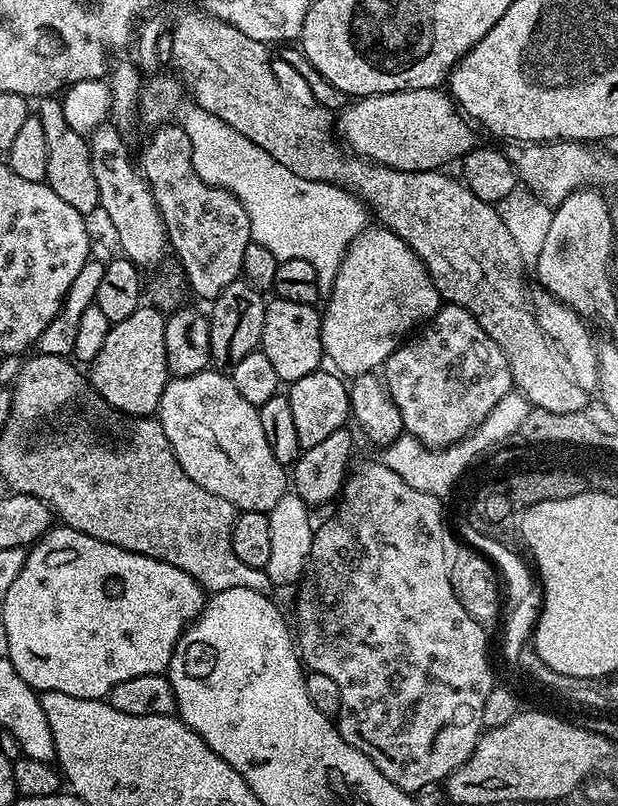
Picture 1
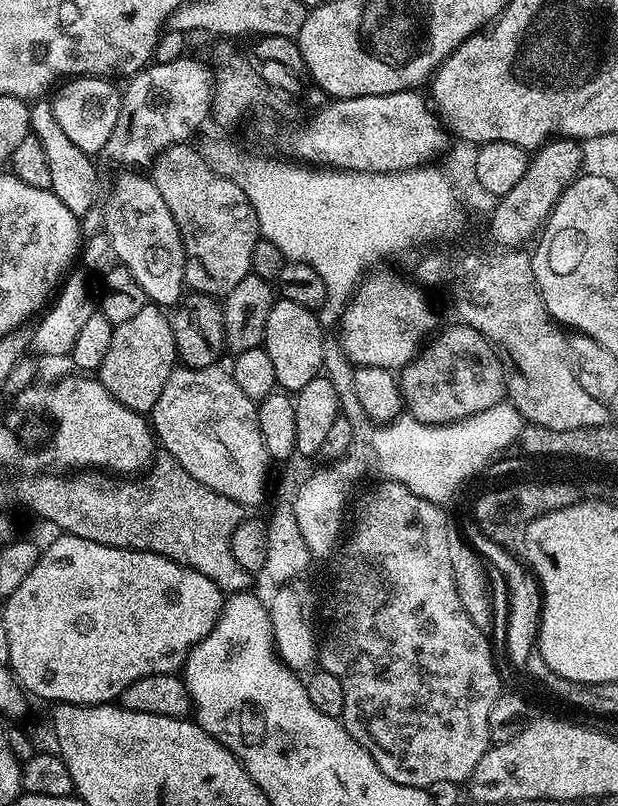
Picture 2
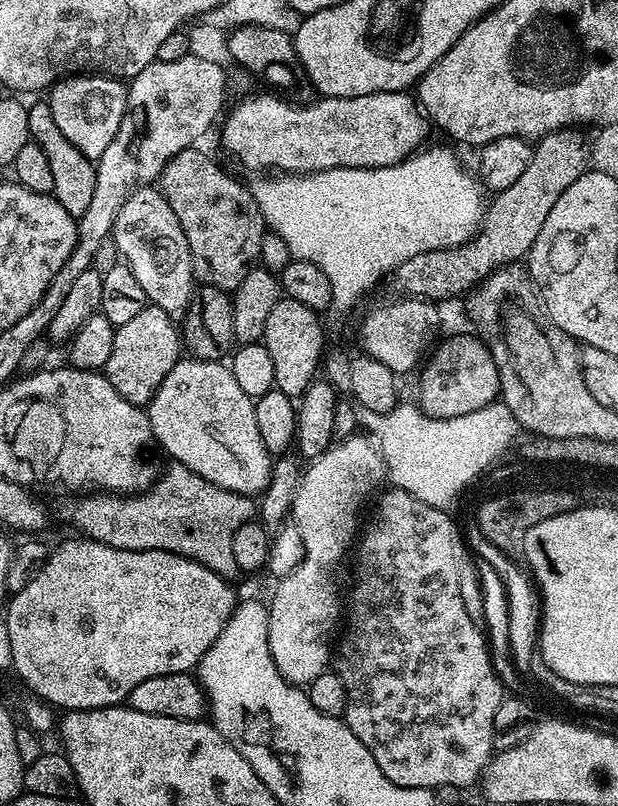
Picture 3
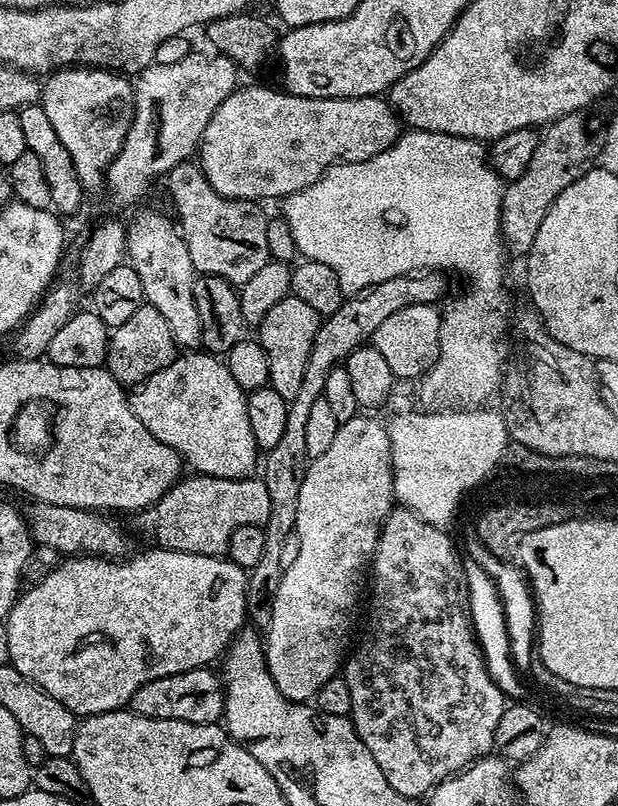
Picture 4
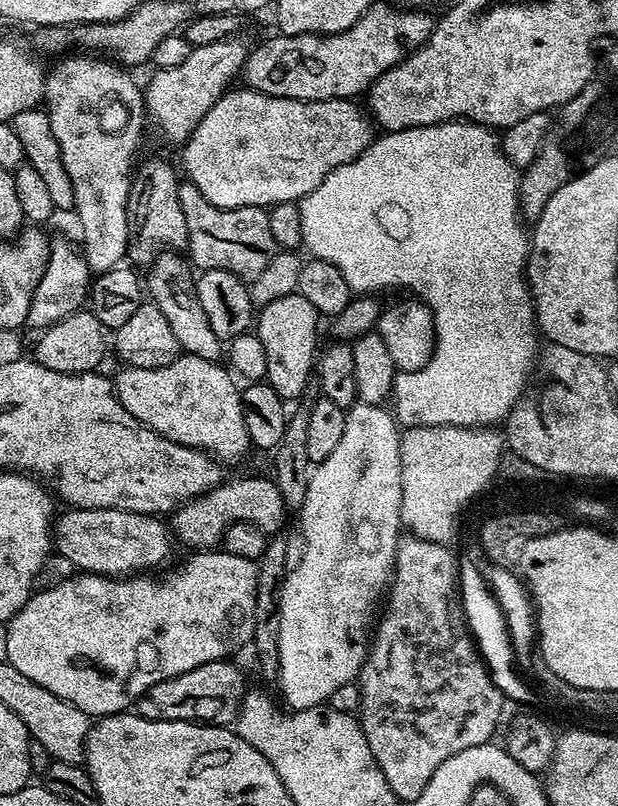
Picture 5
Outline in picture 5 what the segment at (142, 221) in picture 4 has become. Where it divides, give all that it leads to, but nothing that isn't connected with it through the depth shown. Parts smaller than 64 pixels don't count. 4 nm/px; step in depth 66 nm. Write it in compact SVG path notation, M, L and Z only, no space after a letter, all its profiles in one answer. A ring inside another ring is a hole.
M165 250L151 261L152 269L146 272L146 292L151 303L162 310L166 322L170 322L170 330L174 330L174 338L178 338L181 353L219 361L222 356L222 342L214 330L210 330L210 321L198 302L196 281L193 273L188 273L190 264L183 255L172 250Z

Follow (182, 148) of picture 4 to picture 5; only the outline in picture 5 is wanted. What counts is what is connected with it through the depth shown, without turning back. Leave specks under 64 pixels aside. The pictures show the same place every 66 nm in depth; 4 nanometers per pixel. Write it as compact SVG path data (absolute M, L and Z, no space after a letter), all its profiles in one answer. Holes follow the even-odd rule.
M233 34L227 40L210 42L210 46L198 46L179 66L153 71L152 81L148 88L146 84L143 89L144 110L151 127L153 124L170 143L183 145L198 122L206 118L210 106L214 106L214 102L218 102L218 98L233 87L232 79L243 73L250 44L240 38Z

